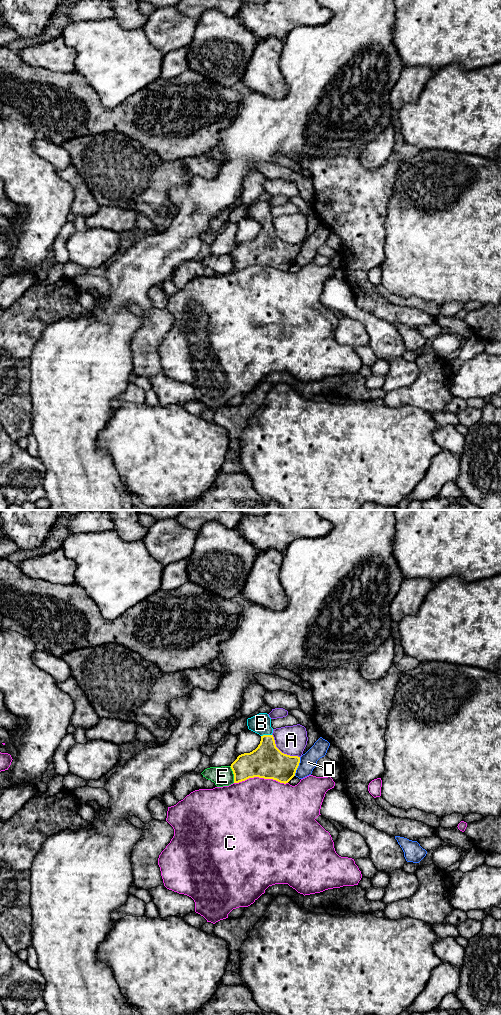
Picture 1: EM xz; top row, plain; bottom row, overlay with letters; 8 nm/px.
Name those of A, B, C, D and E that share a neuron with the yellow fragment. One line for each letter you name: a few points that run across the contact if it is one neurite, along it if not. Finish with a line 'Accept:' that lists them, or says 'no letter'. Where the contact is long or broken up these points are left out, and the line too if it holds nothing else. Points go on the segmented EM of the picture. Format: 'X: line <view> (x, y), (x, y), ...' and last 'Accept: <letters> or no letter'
B: line xz (266, 761), (266, 735), (261, 723)
Accept: B

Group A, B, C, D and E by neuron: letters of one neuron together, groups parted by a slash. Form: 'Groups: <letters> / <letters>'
Groups: A / B / C / D / E

